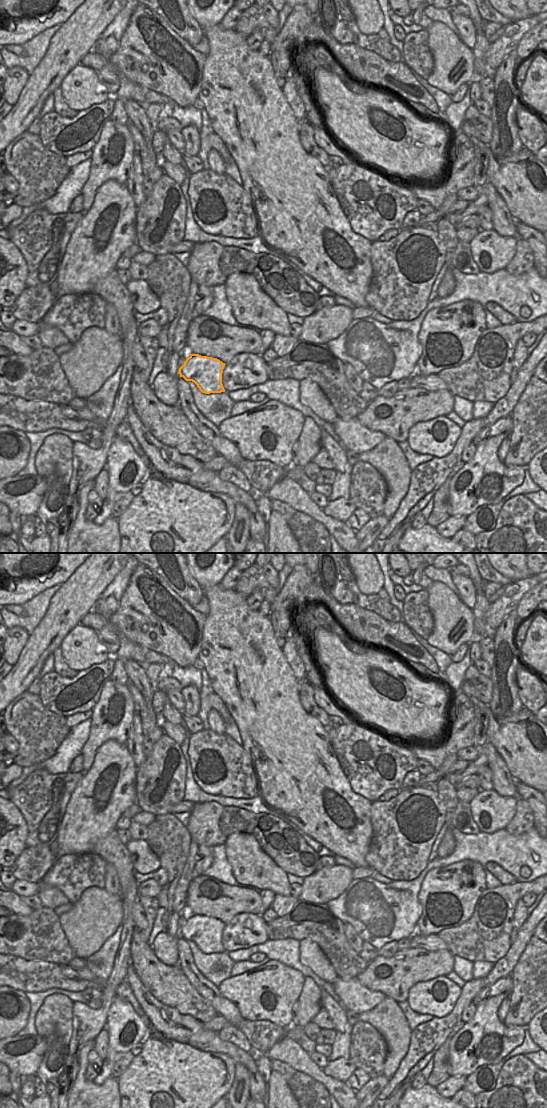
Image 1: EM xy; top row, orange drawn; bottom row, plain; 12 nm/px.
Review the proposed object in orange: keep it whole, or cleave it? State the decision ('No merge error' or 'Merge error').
No merge error

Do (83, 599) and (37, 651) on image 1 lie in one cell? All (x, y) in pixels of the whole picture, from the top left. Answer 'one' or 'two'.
one

